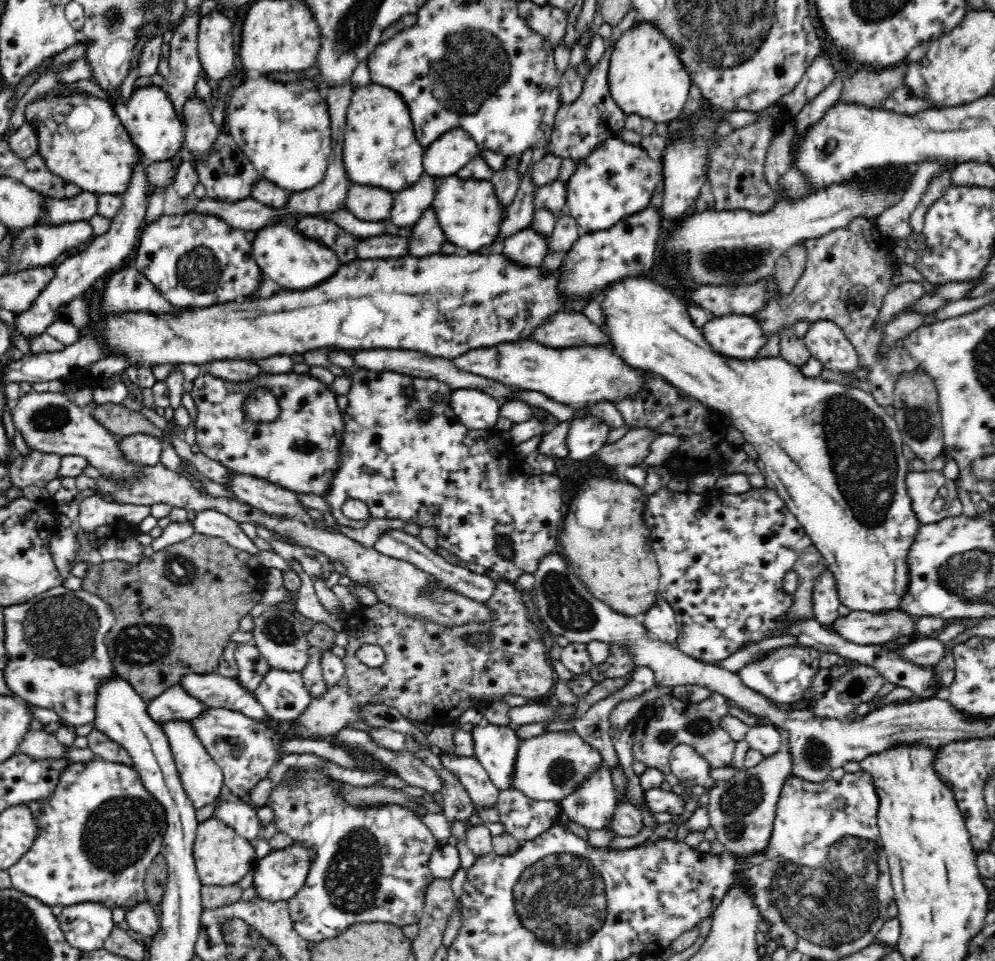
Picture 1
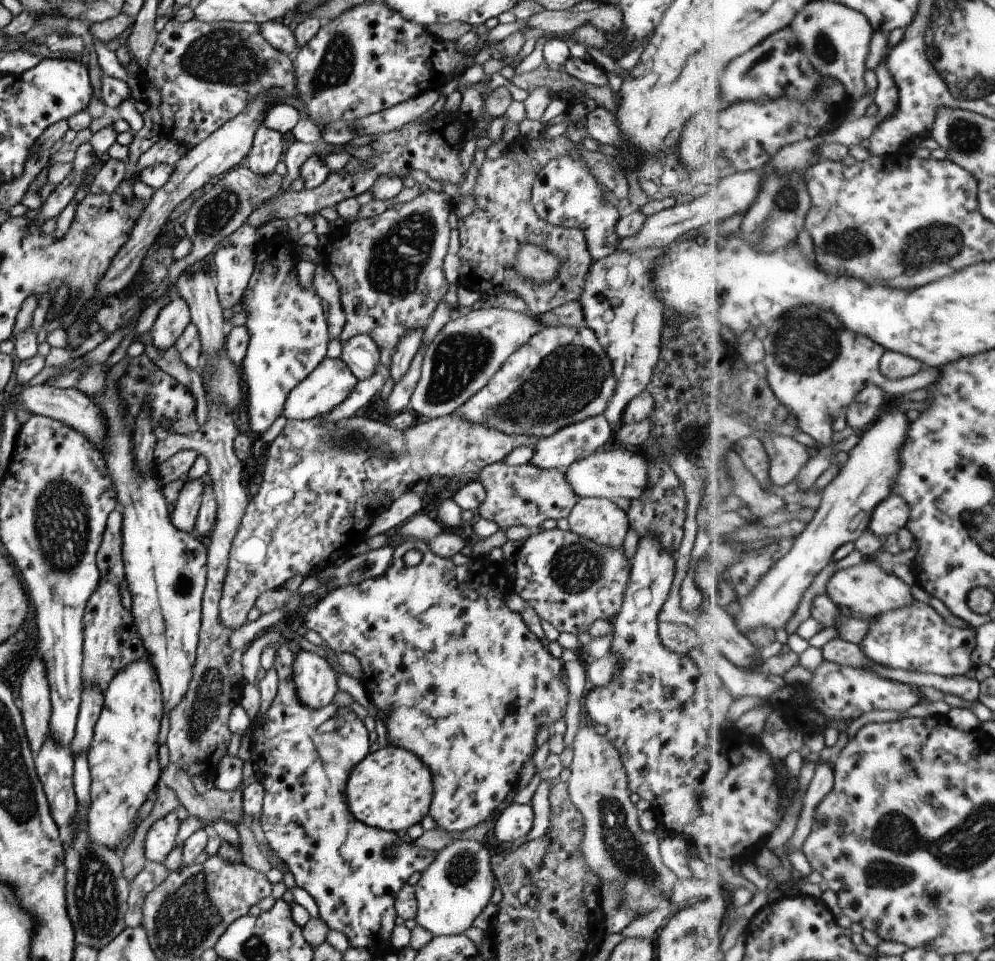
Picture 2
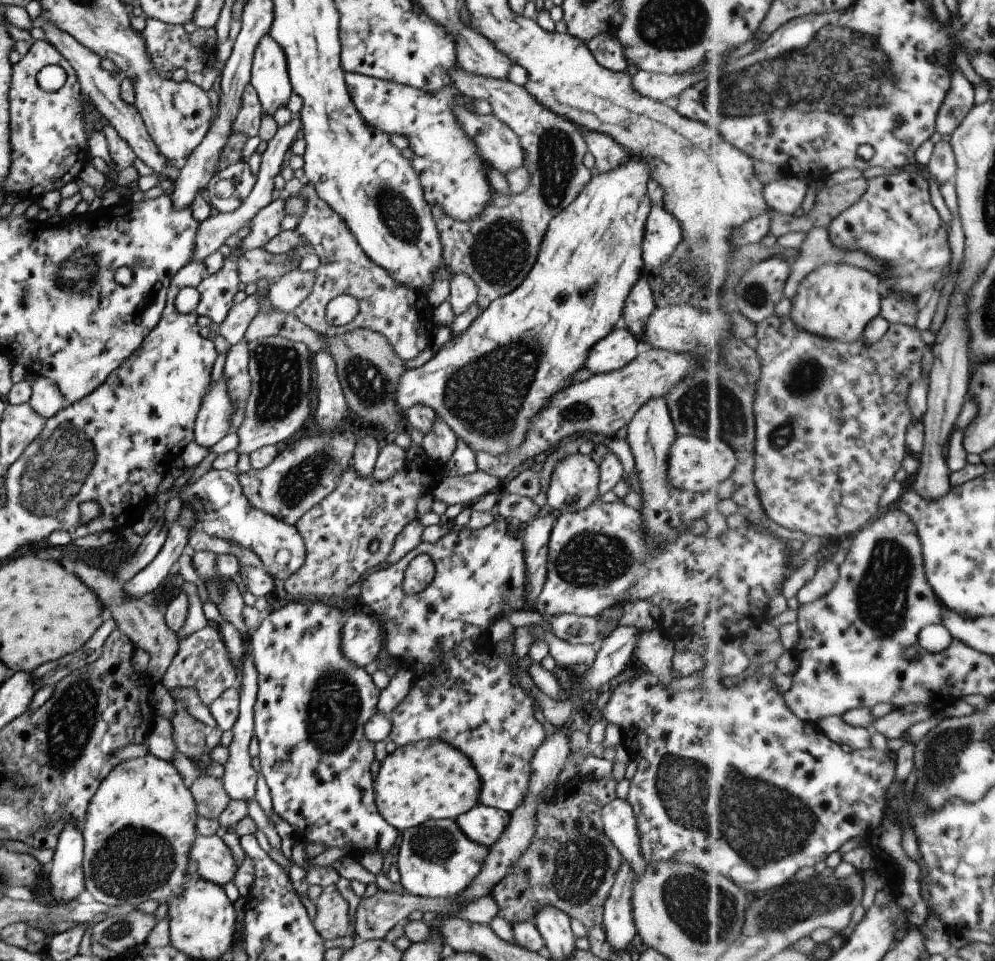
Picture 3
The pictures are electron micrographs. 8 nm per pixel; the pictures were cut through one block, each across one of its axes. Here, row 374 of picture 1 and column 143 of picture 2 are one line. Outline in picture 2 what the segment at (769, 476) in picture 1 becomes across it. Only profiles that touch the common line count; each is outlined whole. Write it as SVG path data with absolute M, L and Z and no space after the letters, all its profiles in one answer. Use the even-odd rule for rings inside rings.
M147 656L121 669L106 686L102 709L92 730L90 747L86 752L90 772L90 801L87 812L86 833L89 840L117 851L120 842L131 841L136 828L135 814L145 802L149 792L157 786L160 778L157 763L157 730L162 715L160 686Z

